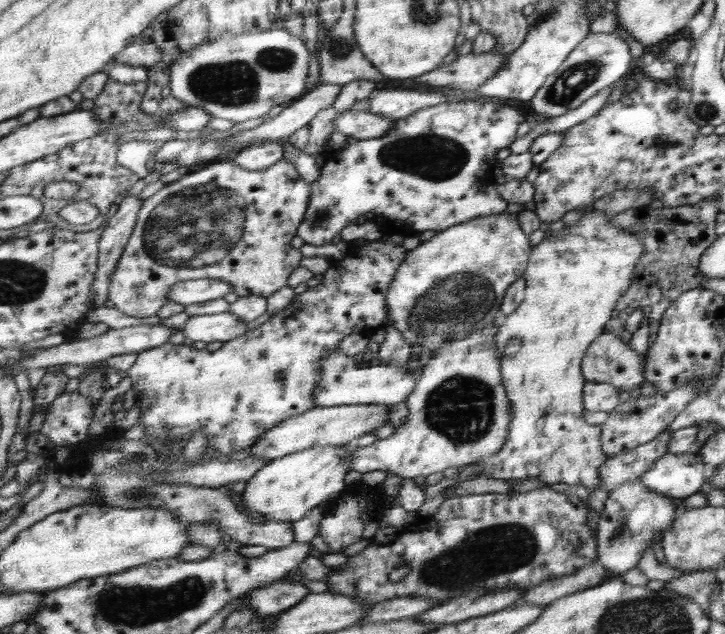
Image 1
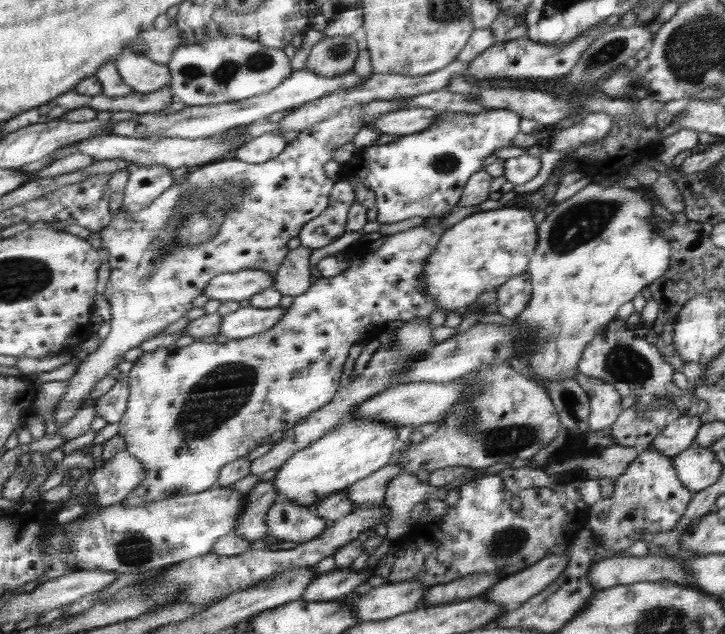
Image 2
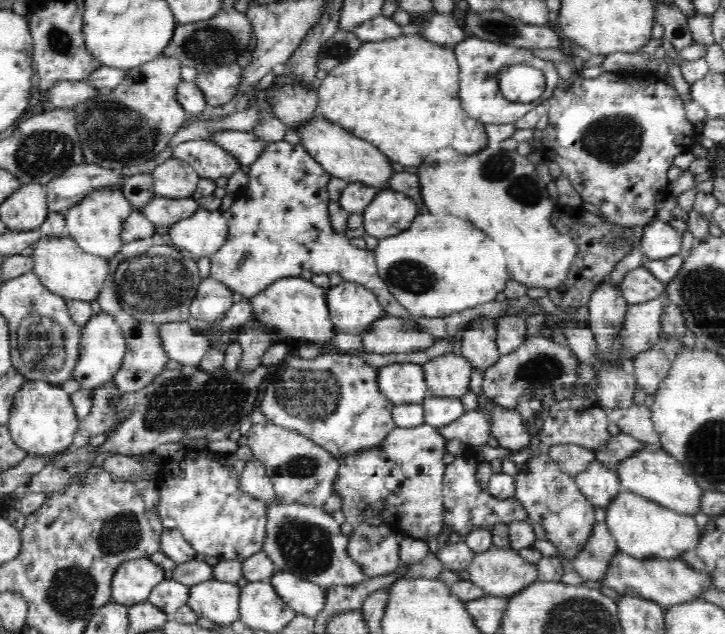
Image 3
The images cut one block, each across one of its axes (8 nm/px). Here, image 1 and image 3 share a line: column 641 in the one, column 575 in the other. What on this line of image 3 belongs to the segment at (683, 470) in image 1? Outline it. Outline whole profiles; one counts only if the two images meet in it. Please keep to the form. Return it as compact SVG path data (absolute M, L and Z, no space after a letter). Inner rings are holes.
M596 460L584 472L572 477L574 477L578 489L594 507L607 509L621 492L620 479L615 469Z

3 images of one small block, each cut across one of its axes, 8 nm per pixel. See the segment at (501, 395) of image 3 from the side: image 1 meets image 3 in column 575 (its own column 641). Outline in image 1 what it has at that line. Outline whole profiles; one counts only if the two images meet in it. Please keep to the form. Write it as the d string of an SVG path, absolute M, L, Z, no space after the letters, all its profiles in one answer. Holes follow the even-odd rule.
M605 331L587 349L582 362L583 378L589 382L606 382L612 384L620 393L629 393L645 382L645 364L646 354L634 351L629 343L622 341L622 337Z

